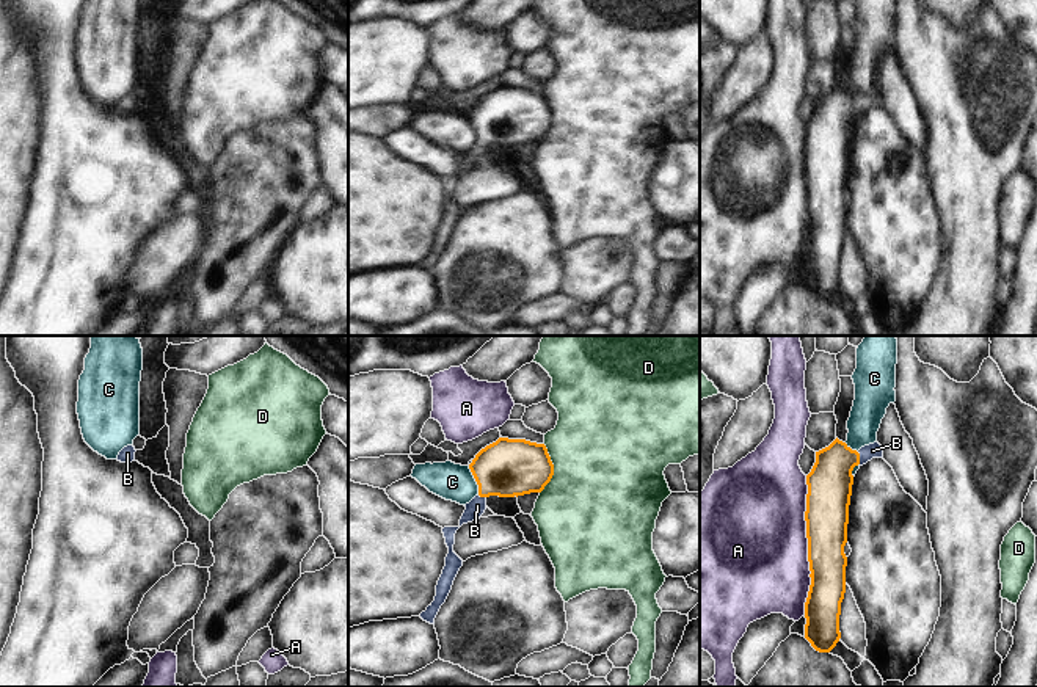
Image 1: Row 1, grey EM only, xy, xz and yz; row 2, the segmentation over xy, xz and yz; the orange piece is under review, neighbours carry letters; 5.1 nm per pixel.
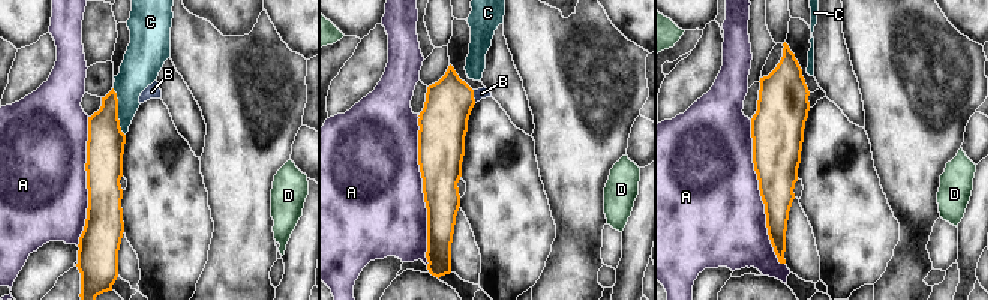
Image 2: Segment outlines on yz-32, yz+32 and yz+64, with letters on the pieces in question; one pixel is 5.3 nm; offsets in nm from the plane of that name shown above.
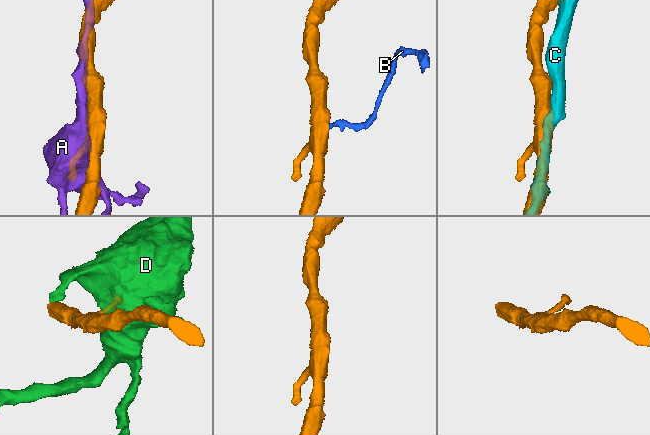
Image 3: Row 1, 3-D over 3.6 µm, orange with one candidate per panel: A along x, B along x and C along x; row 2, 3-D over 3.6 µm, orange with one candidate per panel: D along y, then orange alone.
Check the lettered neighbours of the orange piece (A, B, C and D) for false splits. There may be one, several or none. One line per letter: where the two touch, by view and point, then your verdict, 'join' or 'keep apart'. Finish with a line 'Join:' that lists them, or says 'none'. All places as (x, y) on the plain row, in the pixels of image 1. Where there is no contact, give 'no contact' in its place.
A: yz (808, 193) | keep apart
B: yz (858, 107) | join
C: xz (476, 129) | keep apart
D: xz (553, 118) | keep apart
Join: B

